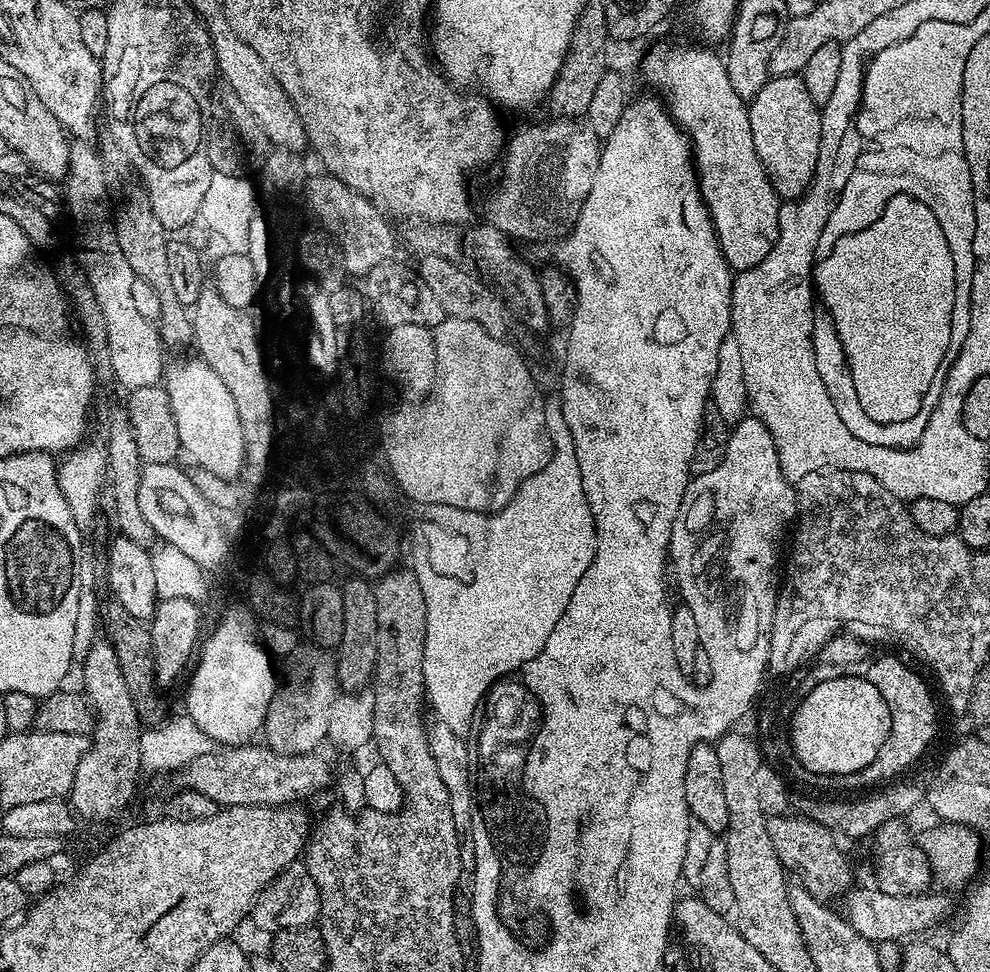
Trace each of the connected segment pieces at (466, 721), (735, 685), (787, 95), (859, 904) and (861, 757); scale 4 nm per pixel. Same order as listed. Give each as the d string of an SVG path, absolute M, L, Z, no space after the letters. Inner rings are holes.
M552 394L552 397L550 395L547 397L544 413L546 414L548 433L552 435L552 456L546 462L546 466L542 466L542 470L538 470L538 474L534 474L522 482L522 486L514 494L514 498L501 512L471 512L454 506L428 504L428 520L436 520L436 524L440 524L440 528L448 528L448 532L464 532L464 536L468 536L468 540L472 540L470 546L472 562L470 564L475 565L476 573L467 580L469 584L460 580L459 575L456 574L452 574L448 580L436 580L436 568L428 568L428 556L424 556L424 540L420 540L420 548L410 548L410 558L412 558L410 567L416 573L418 582L422 586L422 595L426 598L426 642L424 643L426 700L431 711L432 708L436 711L435 719L439 723L450 726L450 730L454 730L454 734L459 736L467 737L468 733L472 731L474 721L478 716L478 709L487 697L492 685L502 679L507 672L512 672L518 666L522 666L522 660L529 657L531 653L539 653L544 649L546 638L550 638L554 626L558 626L558 618L562 618L562 614L566 614L566 606L570 606L570 597L574 594L574 586L578 586L578 582L582 582L586 570L590 570L590 562L594 562L596 518L593 516L590 506L586 502L586 494L582 490L582 470L578 470L578 454L574 454L574 438L570 438L570 426L562 414L562 402L559 395Z
M748 414L731 429L728 437L728 445L726 446L726 454L722 458L722 462L718 462L718 466L714 466L714 470L710 470L701 476L696 476L695 479L689 483L688 488L684 491L682 506L678 510L678 514L672 523L670 568L671 571L672 568L676 571L676 584L680 587L681 598L684 599L681 600L683 607L686 607L693 612L695 622L698 625L700 651L706 654L706 658L710 658L710 670L706 677L706 683L708 683L708 685L703 685L702 691L708 695L709 705L711 705L713 709L729 708L729 711L727 710L726 712L726 716L734 726L739 725L739 720L752 708L751 702L748 701L747 694L744 693L744 688L748 692L754 691L756 684L760 684L764 680L764 668L766 672L766 669L769 667L768 647L770 646L772 619L774 618L776 597L778 595L778 569L782 564L782 552L780 556L780 547L782 547L783 544L785 547L786 537L789 535L790 529L793 527L797 516L796 489L793 481L786 479L782 474L782 466L778 462L778 450L774 446L774 438L770 434L768 427L766 427L757 416Z
M796 74L771 77L748 104L754 150L758 150L758 158L777 196L785 201L803 196L816 176L822 134L821 115L821 109L814 98L810 98L803 79Z
M853 887L843 897L842 916L863 938L871 940L876 946L883 946L887 940L900 940L903 936L916 938L919 932L928 932L935 924L940 924L952 912L952 900L943 891L929 890L919 896L895 896L886 894L881 888Z
M836 677L815 686L795 705L790 717L792 751L805 767L817 775L854 774L874 762L878 750L891 734L891 714L882 694L865 677Z

